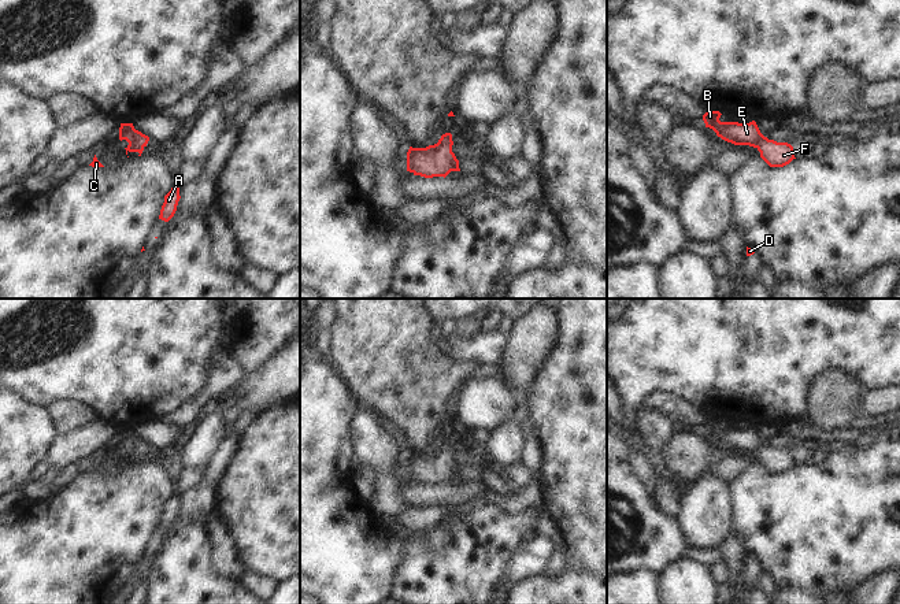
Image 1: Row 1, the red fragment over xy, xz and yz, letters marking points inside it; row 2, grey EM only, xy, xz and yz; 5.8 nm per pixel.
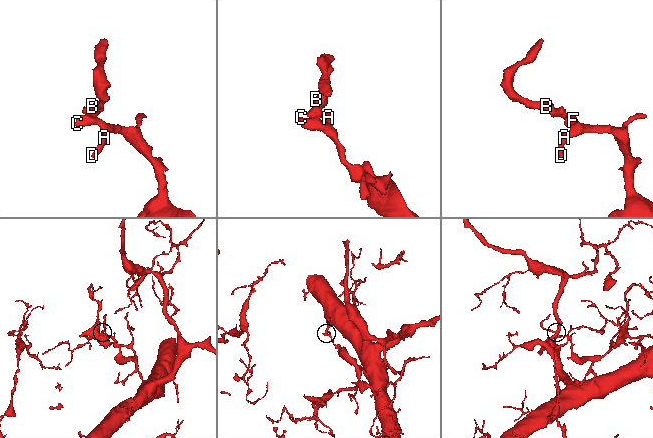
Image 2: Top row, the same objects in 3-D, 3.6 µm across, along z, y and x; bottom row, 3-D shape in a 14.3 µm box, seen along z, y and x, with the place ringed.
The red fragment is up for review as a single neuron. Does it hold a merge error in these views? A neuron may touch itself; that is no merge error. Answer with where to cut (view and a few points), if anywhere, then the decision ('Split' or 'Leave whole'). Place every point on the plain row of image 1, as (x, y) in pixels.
No split. Leave whole

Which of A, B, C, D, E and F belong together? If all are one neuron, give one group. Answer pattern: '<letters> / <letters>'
A B C D E F

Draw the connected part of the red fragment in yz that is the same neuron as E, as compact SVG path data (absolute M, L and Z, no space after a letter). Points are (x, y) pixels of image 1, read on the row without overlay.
M707 418L703 422L705 434L712 436L718 444L734 452L749 452L760 459L760 464L770 474L784 474L795 464L793 453L788 449L777 449L764 444L756 429L738 430L738 429L721 429L719 418Z

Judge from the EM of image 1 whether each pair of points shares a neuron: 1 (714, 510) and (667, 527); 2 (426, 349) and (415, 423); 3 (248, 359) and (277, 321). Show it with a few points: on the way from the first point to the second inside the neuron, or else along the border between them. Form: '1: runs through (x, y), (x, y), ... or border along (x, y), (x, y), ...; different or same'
1: border along (677, 519), (689, 547); different
2: runs through (415, 367), (415, 406); same
3: runs through (252, 349), (267, 330); same

